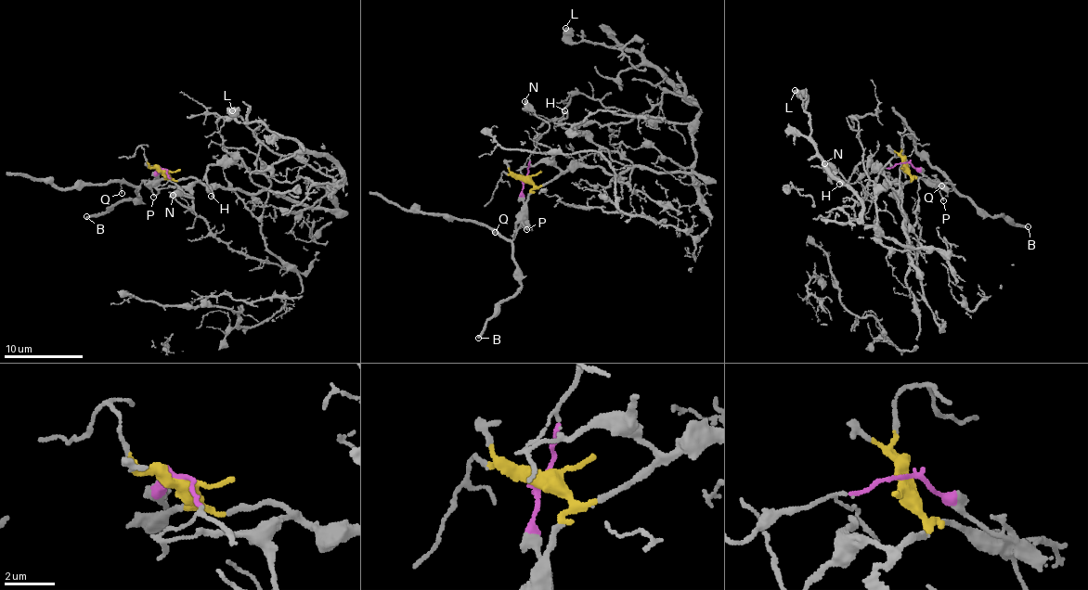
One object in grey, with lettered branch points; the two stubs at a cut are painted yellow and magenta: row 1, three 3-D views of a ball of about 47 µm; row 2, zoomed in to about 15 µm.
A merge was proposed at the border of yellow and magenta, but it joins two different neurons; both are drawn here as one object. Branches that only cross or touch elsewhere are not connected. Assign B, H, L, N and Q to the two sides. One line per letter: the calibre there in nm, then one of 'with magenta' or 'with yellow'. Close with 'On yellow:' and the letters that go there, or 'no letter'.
B: 260 nm | with magenta
H: 150 nm | with yellow
L: 650 nm | with yellow
N: 550 nm | with magenta
Q: 90 nm | with magenta
On yellow: H, L

